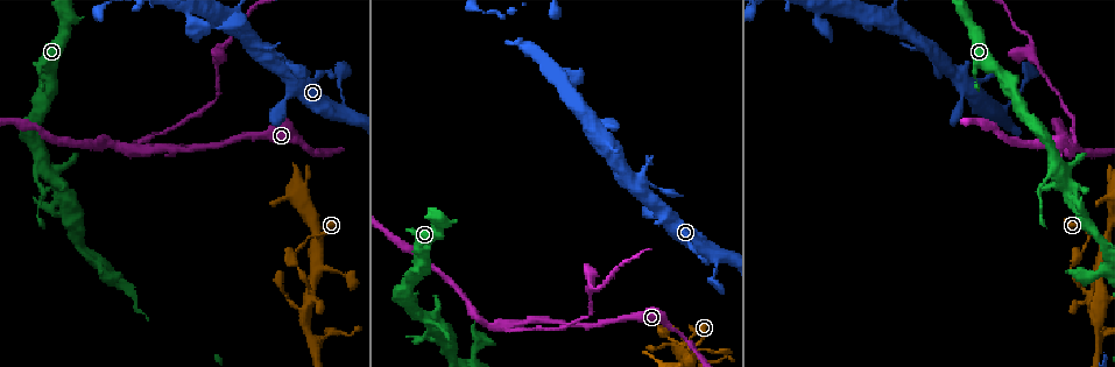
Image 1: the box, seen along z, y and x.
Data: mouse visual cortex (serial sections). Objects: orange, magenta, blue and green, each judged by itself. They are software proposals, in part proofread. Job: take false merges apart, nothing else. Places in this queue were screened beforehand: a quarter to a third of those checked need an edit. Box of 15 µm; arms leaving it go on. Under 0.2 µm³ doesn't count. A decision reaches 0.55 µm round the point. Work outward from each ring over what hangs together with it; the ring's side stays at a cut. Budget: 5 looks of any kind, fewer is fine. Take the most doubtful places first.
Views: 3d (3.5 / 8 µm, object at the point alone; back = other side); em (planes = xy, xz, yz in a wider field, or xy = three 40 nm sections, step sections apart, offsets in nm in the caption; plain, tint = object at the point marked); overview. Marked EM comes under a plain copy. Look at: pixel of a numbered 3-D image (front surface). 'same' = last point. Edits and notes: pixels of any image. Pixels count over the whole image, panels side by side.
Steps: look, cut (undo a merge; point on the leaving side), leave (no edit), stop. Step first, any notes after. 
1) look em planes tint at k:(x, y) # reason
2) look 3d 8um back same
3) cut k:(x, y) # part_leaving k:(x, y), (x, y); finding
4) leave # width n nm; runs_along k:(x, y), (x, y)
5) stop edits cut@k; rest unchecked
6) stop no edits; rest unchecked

look 3d 3.5um at 1:(508, 325) # side arm on a straight run

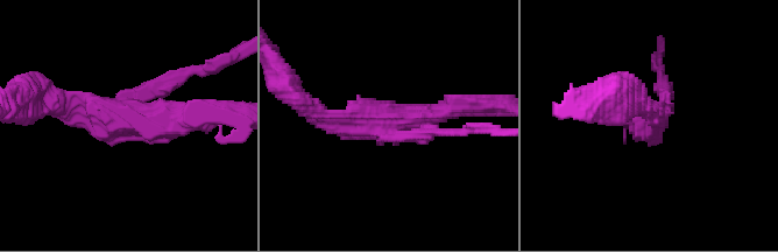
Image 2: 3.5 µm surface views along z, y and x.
look em xy step 1 tint at 2:(394, 122) # arms 3; arm_widths 200, 300, 300 nm; now the EM

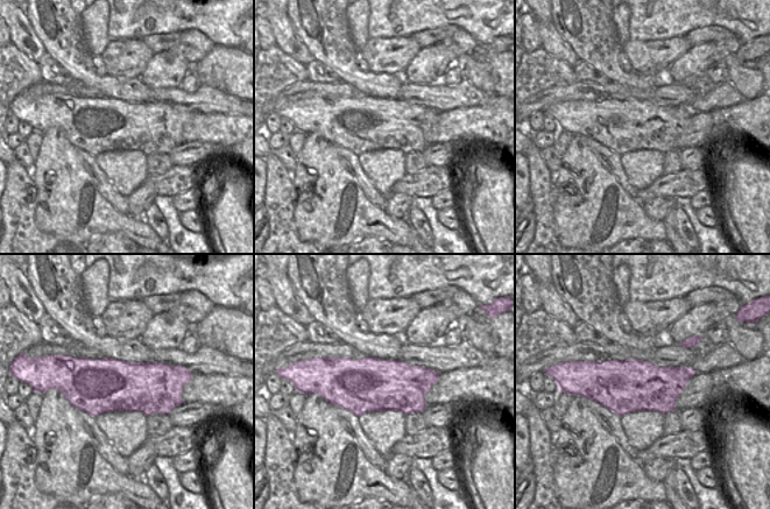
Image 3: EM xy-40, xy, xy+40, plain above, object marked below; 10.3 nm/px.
cut 2:(428, 134) # width 550 nm; part_leaving 2:(398, 135), (502, 132); two cells meet here

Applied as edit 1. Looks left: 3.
look overview # see it whole again

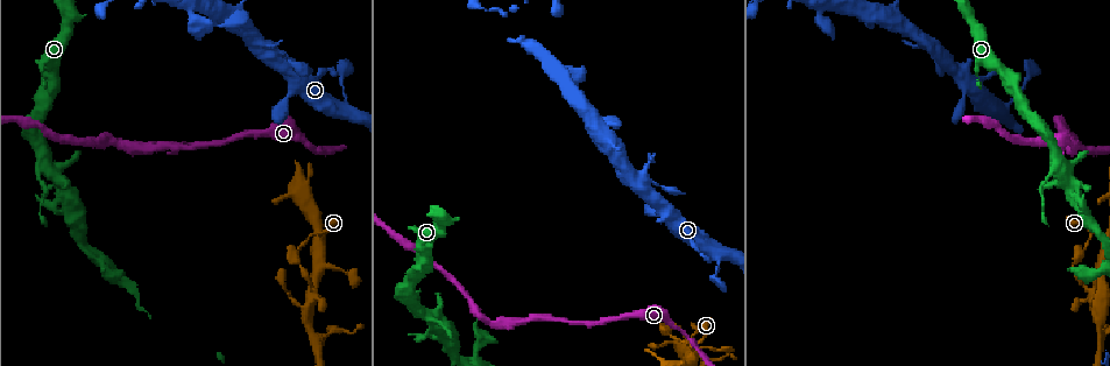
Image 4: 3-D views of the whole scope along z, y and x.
look 3d 3.5um at 4:(691, 354) # abrupt turn

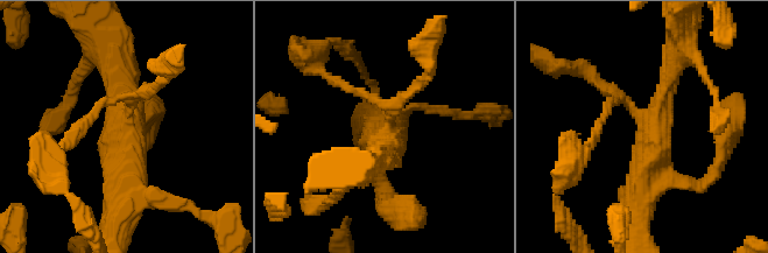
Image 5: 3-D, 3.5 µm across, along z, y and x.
look em xy step 3 tint at 5:(129, 119)

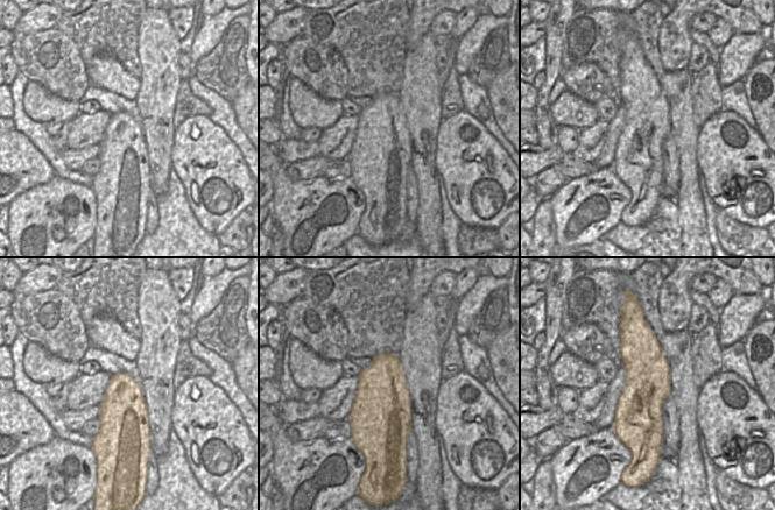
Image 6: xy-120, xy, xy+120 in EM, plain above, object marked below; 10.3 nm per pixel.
leave # runs_along 5:(592, 76), (652, 129), (642, 194); continuous, no second cell

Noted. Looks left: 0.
stop edits cut@2; rest unchecked

